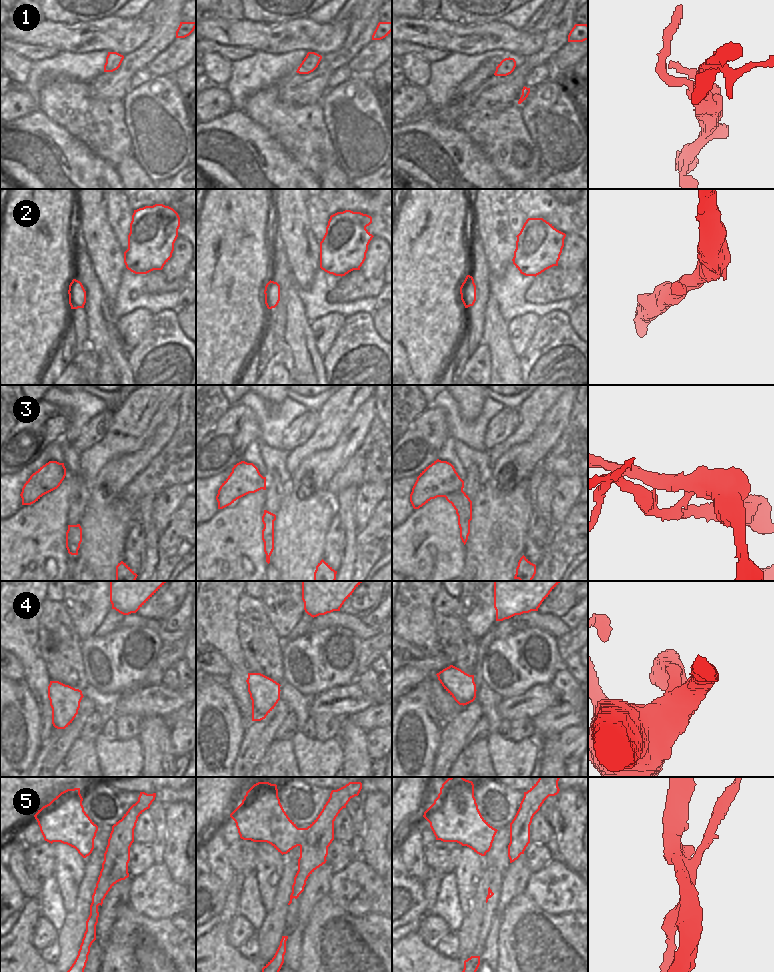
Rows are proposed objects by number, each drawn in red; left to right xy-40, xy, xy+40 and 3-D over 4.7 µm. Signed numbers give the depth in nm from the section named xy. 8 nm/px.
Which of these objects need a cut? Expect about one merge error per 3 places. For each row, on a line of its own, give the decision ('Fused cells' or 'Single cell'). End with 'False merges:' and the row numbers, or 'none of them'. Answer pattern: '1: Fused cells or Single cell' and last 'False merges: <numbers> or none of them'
1: Single cell
2: Single cell
3: Fused cells
4: Single cell
5: Fused cells
False merges: 3, 5

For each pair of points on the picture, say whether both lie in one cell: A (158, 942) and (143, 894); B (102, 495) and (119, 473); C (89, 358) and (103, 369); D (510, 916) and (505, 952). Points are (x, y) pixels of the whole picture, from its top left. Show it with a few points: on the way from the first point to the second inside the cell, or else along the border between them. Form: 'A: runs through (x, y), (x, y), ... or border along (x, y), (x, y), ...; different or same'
A: border along (131, 905), (139, 913), (153, 919), (174, 916); different
B: runs through (99, 487), (101, 482), (111, 480); same
C: border along (100, 364), (97, 374); different
D: runs through (510, 925), (509, 943); same

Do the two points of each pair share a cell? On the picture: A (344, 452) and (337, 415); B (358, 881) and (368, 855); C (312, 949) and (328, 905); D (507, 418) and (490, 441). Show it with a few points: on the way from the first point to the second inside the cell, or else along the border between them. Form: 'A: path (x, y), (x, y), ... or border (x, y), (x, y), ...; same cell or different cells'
A: border (354, 414), (338, 440), (332, 446), (323, 449); different cells
B: border (360, 857), (381, 877); different cells
C: path (319, 938), (319, 926), (327, 916); same cell
D: path (504, 424), (495, 435); same cell

